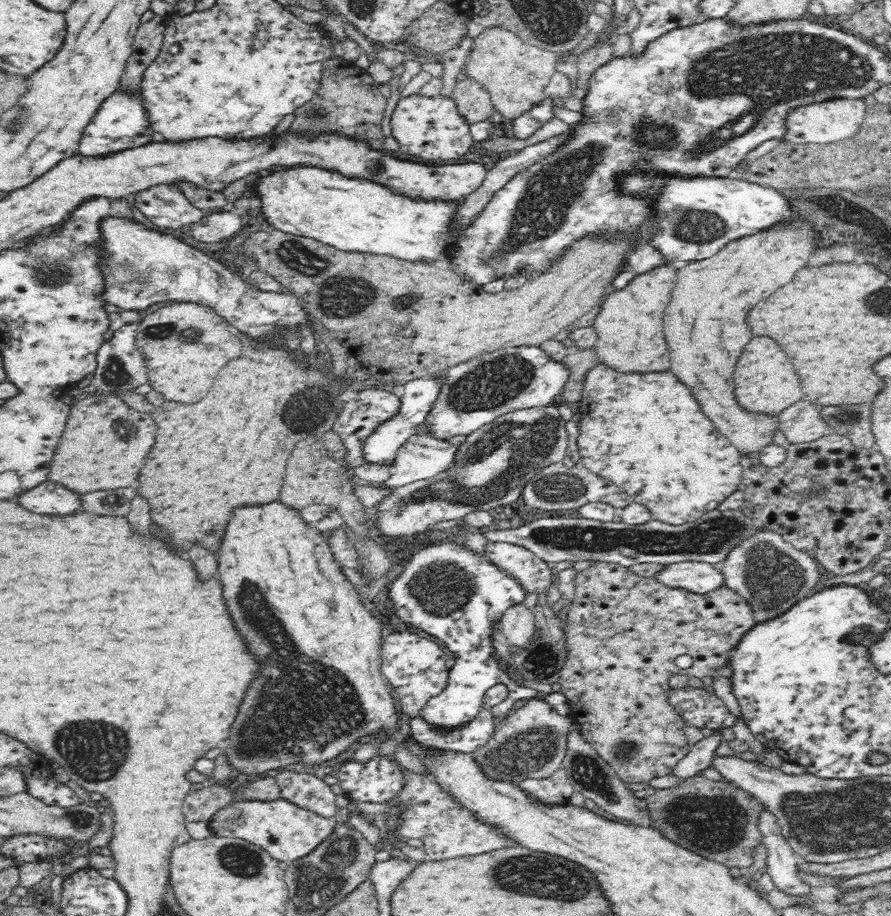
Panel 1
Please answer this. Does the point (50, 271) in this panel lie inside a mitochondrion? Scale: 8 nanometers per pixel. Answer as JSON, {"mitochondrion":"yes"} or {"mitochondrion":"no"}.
{"mitochondrion":"yes"}

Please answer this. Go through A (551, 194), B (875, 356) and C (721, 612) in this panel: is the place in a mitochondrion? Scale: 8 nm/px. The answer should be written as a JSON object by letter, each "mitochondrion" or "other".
{"A":"mitochondrion","B":"other","C":"other"}

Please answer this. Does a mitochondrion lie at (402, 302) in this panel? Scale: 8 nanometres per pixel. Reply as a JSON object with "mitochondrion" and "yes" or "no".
{"mitochondrion":"yes"}

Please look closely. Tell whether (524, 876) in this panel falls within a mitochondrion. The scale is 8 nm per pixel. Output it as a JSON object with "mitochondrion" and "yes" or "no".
{"mitochondrion":"yes"}

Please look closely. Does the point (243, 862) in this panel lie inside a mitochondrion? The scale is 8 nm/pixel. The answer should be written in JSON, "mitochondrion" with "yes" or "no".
{"mitochondrion":"yes"}

